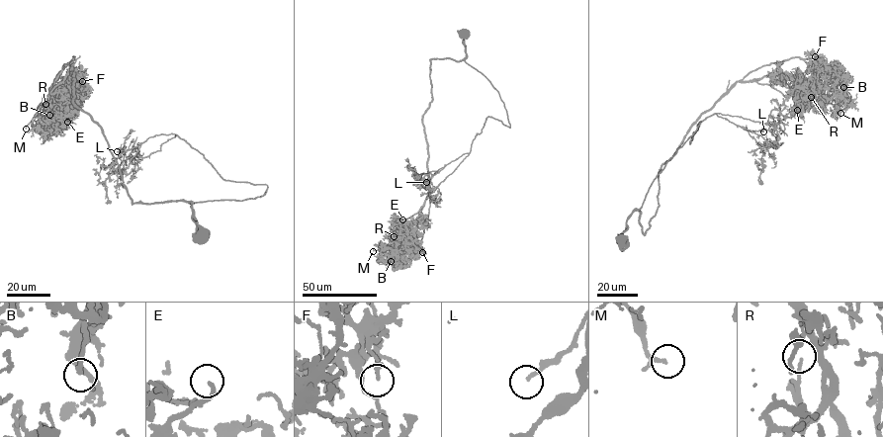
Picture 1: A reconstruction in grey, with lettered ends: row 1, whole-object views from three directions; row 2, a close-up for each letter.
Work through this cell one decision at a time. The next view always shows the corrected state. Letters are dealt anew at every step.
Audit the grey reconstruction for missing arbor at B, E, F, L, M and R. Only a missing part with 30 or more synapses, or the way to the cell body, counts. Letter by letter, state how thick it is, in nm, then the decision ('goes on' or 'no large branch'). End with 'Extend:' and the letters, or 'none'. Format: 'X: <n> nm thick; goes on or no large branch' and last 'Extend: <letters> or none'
B: 180 nm thick; goes on
E: 160 nm thick; no large branch
F: 160 nm thick; no large branch
L: 150 nm thick; goes on
M: 190 nm thick; goes on
R: 110 nm thick; no large branch
Extend: B, L, M

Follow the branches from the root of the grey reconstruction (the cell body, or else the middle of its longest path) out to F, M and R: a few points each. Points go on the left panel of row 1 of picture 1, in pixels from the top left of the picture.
F: (203, 235), (192, 203), (132, 203), (102, 128), (73, 102), (75, 57), (53, 84), (82, 81)
M: (203, 235), (192, 218), (192, 203), (132, 203), (102, 128), (73, 102), (74, 59), (64, 64), (26, 129)
R: (203, 235), (192, 203), (132, 203), (102, 128), (73, 102), (74, 59), (55, 78), (45, 104)

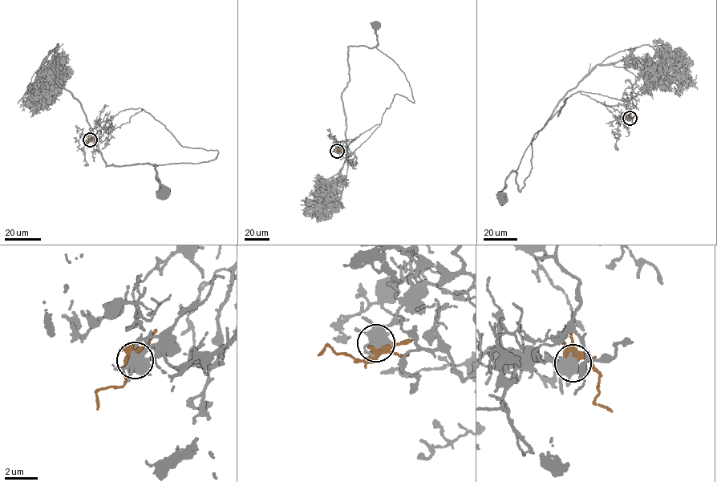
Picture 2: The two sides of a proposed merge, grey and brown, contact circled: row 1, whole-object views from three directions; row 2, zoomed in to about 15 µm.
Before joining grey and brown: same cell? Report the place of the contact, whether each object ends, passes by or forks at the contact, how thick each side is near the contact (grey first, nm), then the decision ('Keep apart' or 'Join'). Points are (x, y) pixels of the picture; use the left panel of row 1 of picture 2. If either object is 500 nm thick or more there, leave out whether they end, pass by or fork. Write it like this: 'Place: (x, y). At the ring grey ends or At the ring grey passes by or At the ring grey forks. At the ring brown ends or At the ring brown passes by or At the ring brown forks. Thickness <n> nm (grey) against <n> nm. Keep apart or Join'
Place: (90, 139). At the ring grey forks. At the ring brown forks. Thickness 480 nm (grey) against 400 nm. Keep apart

